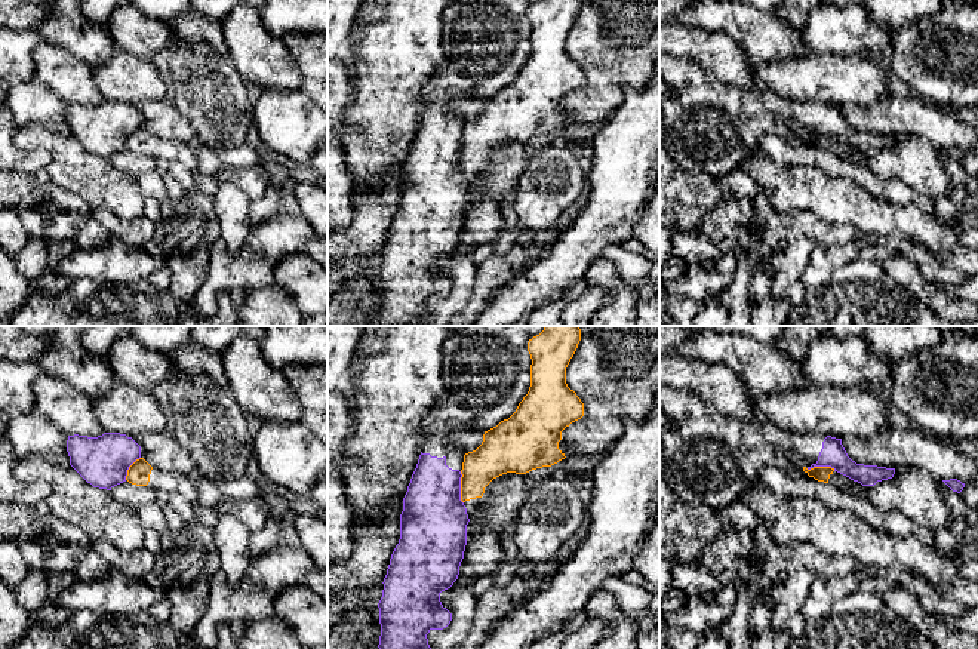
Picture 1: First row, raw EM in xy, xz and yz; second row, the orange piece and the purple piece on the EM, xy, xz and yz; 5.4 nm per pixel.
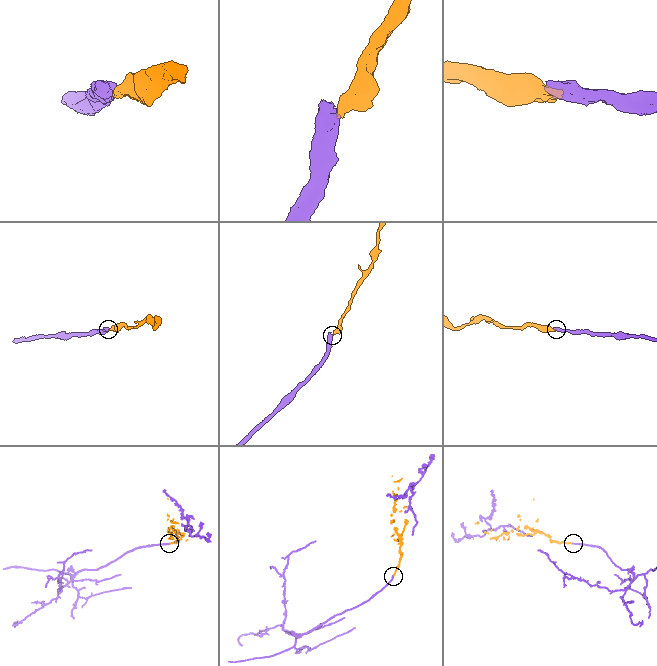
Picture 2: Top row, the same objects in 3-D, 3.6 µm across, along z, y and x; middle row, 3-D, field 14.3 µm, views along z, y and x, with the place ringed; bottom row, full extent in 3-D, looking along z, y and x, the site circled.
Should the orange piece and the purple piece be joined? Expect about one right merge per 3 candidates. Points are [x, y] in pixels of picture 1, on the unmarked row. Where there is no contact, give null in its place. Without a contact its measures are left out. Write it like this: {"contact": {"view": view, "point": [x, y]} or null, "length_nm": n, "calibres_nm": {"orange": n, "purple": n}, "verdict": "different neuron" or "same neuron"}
{"contact": {"view": "xz", "point": [461, 156]}, "length_nm": 180, "calibres_nm": {"orange": 200, "purple": 360}, "verdict": "different neuron"}

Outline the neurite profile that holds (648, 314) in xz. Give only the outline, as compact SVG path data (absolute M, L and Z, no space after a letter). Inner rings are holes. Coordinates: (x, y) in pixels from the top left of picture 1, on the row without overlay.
M659 295L637 307L634 326L659 326Z

